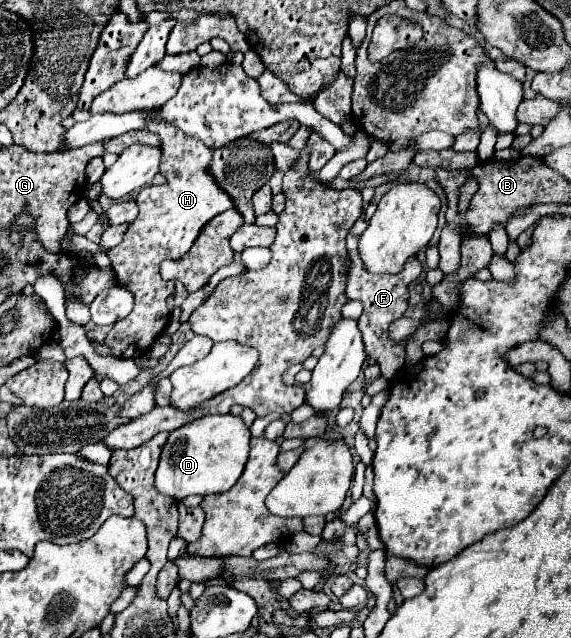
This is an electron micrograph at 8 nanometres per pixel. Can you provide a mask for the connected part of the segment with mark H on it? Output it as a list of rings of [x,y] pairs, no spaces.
[[[147,125],[149,131],[157,133],[163,145],[161,173],[167,177],[165,185],[147,185],[137,195],[139,215],[127,229],[123,241],[111,249],[107,255],[113,261],[113,271],[117,283],[135,295],[133,311],[115,323],[109,331],[105,343],[111,347],[113,357],[137,357],[151,347],[153,339],[163,331],[169,321],[167,297],[175,291],[175,283],[163,281],[159,275],[159,265],[165,259],[177,259],[187,249],[191,249],[201,227],[213,219],[217,213],[233,207],[233,199],[221,189],[217,179],[209,173],[209,163],[213,151],[193,137],[179,133],[173,125]]]

